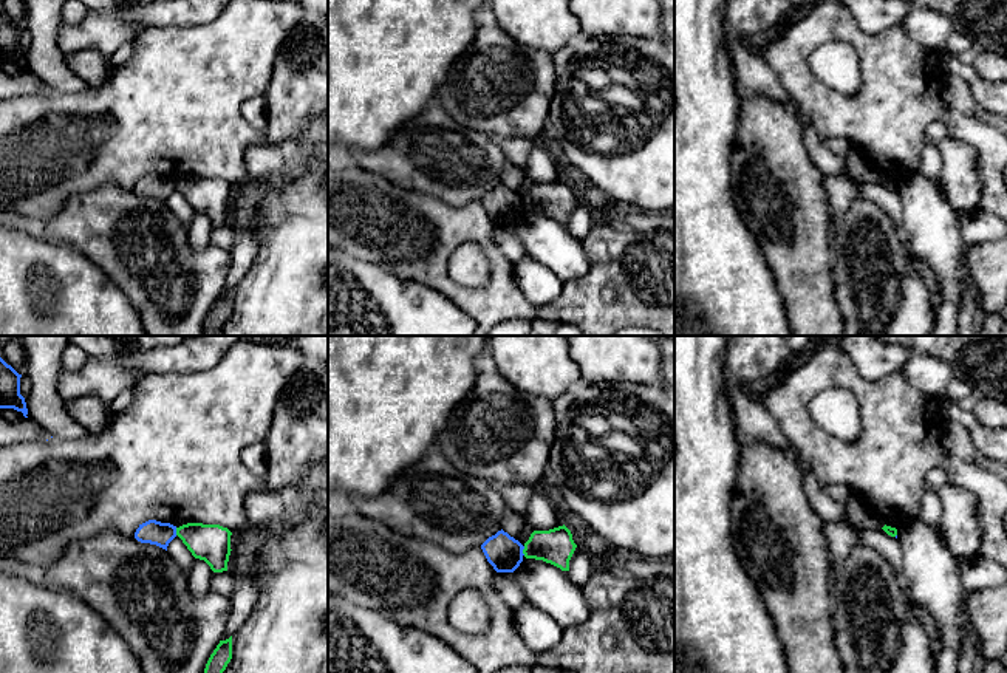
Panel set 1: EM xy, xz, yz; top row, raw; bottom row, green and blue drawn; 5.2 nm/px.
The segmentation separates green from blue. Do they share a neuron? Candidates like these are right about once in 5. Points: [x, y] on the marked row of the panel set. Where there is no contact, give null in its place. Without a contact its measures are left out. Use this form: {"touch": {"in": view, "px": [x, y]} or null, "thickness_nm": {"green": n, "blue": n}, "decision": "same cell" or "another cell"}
{"touch": {"in": "xz", "px": [523, 551]}, "thickness_nm": {"green": 190, "blue": 180}, "decision": "another cell"}

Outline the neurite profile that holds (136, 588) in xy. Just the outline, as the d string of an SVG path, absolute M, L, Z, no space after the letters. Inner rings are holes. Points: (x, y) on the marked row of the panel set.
M114 529L71 541L56 565L40 571L40 580L94 610L128 645L142 673L204 673L232 610L229 597L215 591L195 596L189 574L166 549Z

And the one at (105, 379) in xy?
M88 359L79 370L60 370L57 393L63 401L97 396L111 405L124 390L135 390L145 376L136 376L118 360Z

